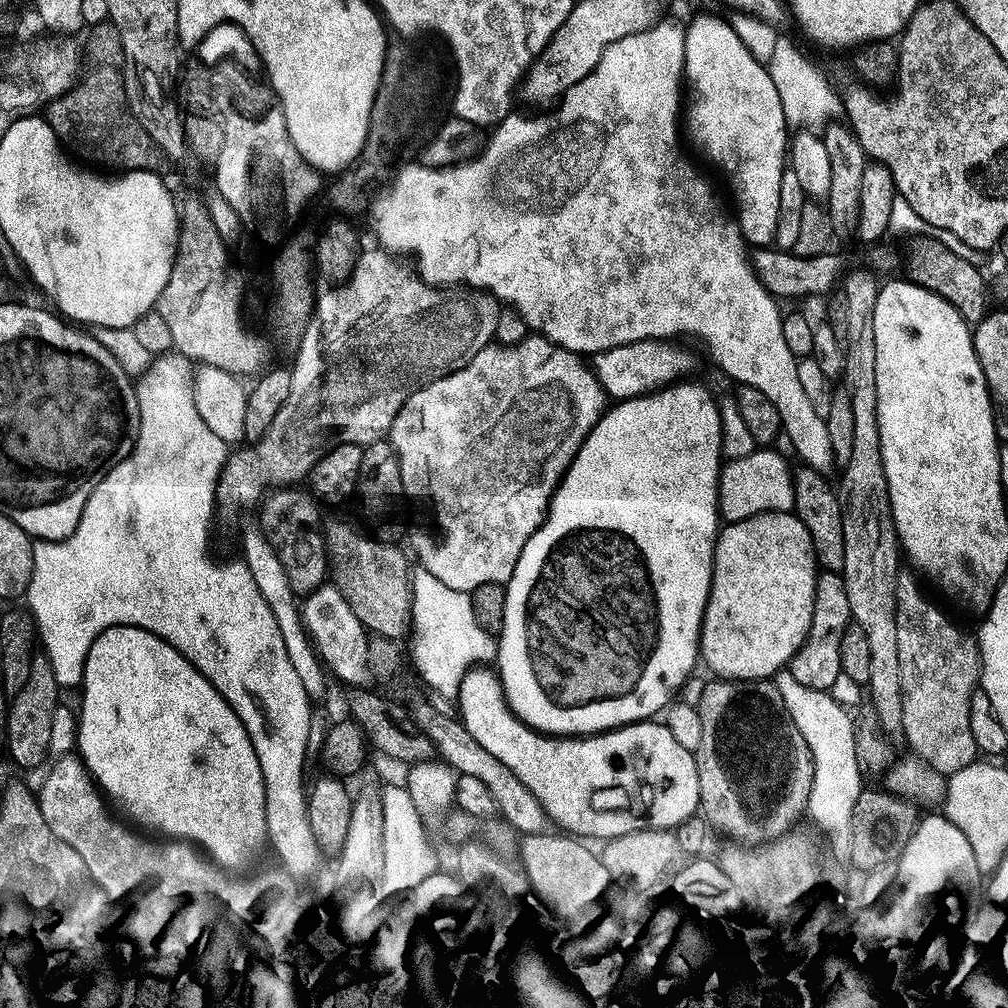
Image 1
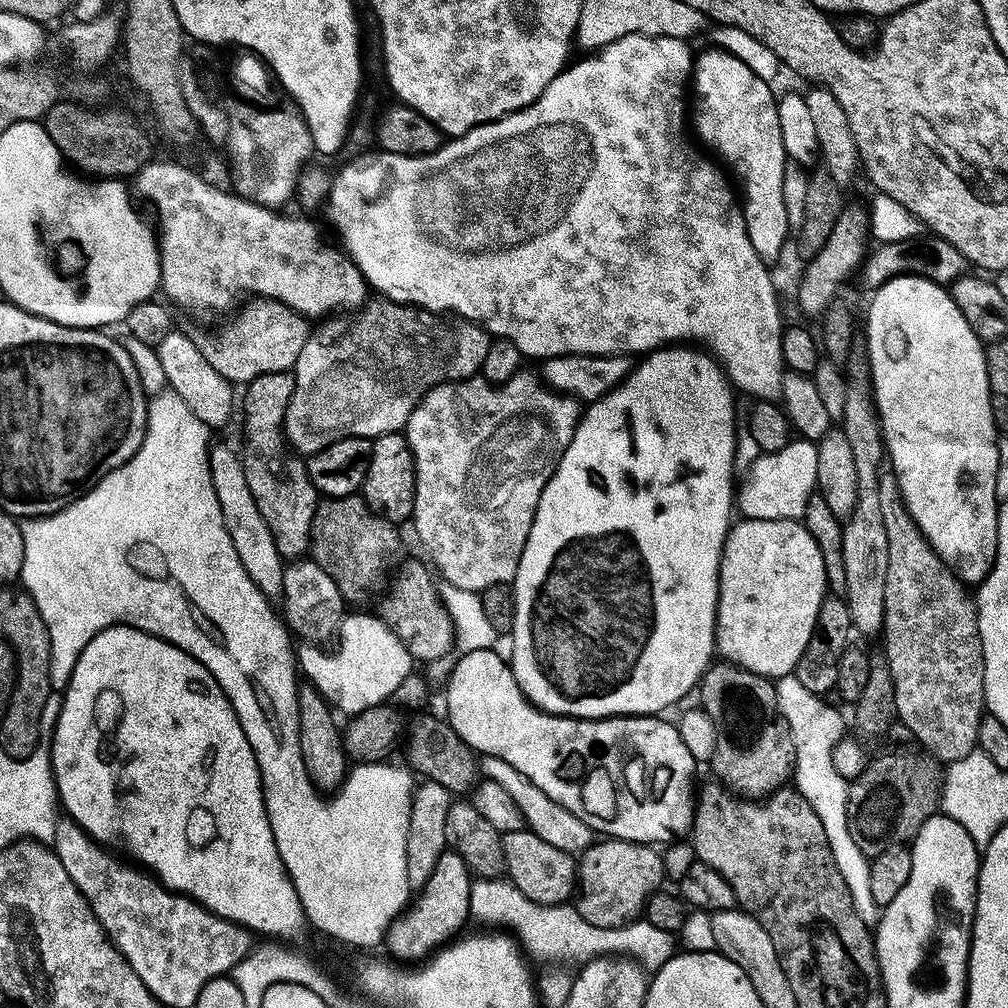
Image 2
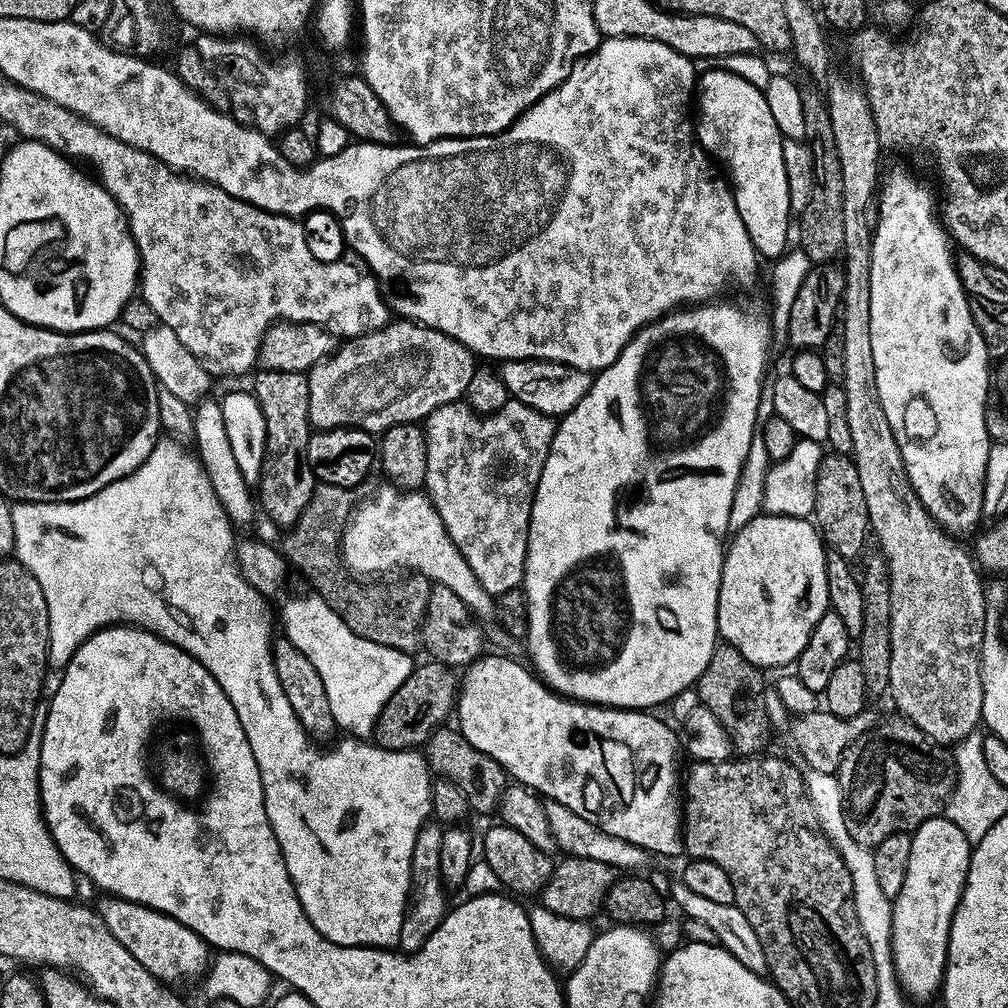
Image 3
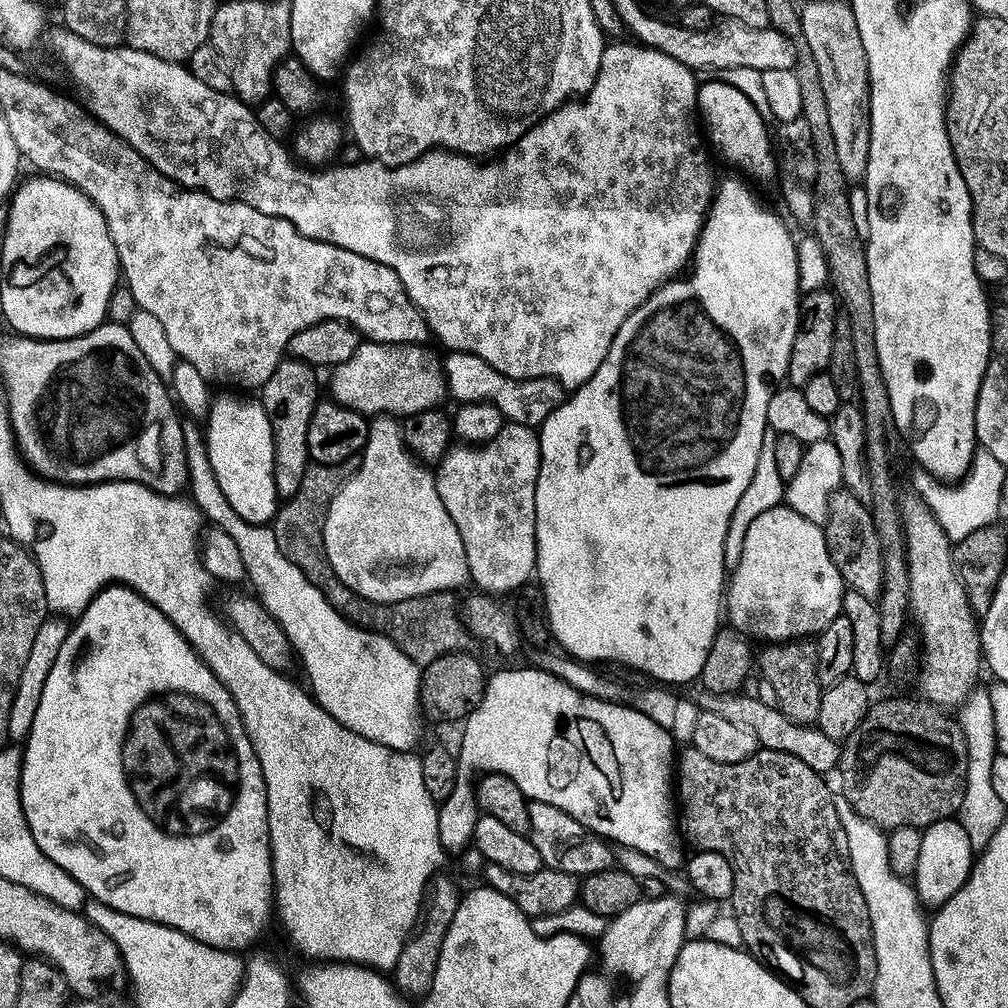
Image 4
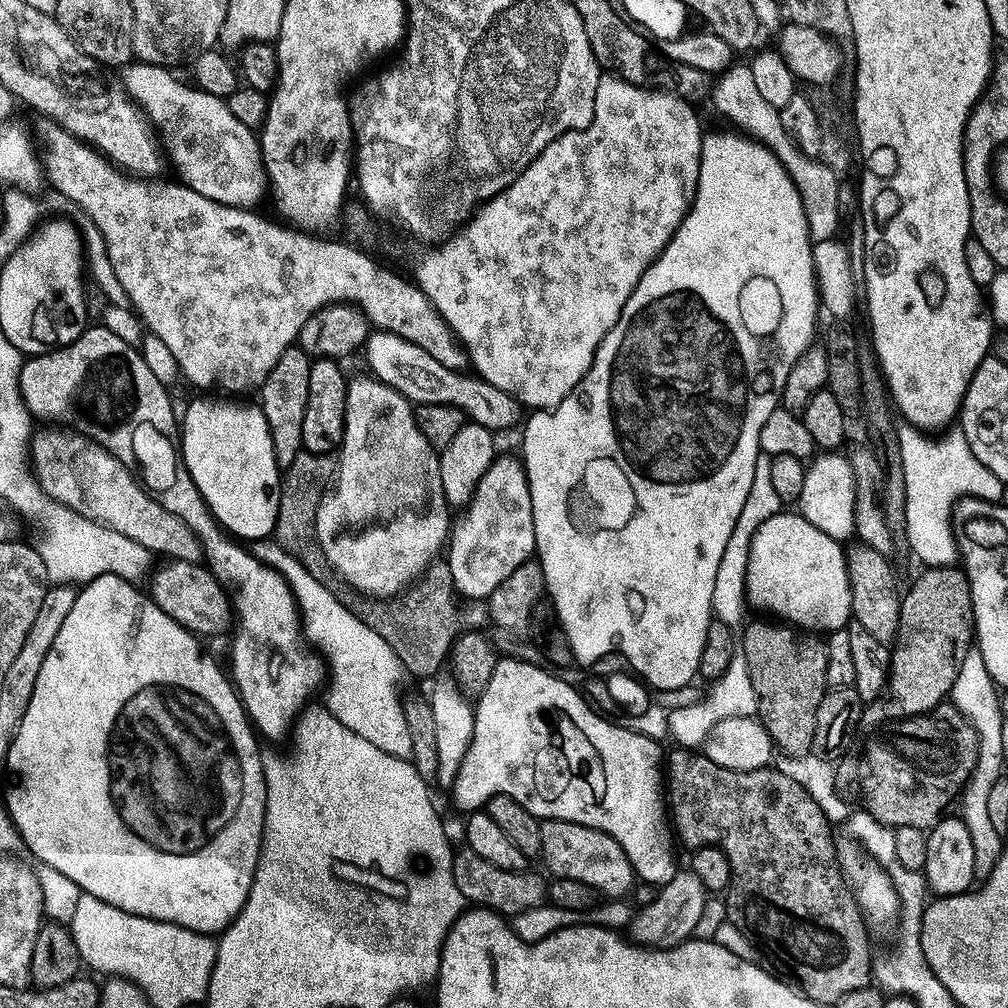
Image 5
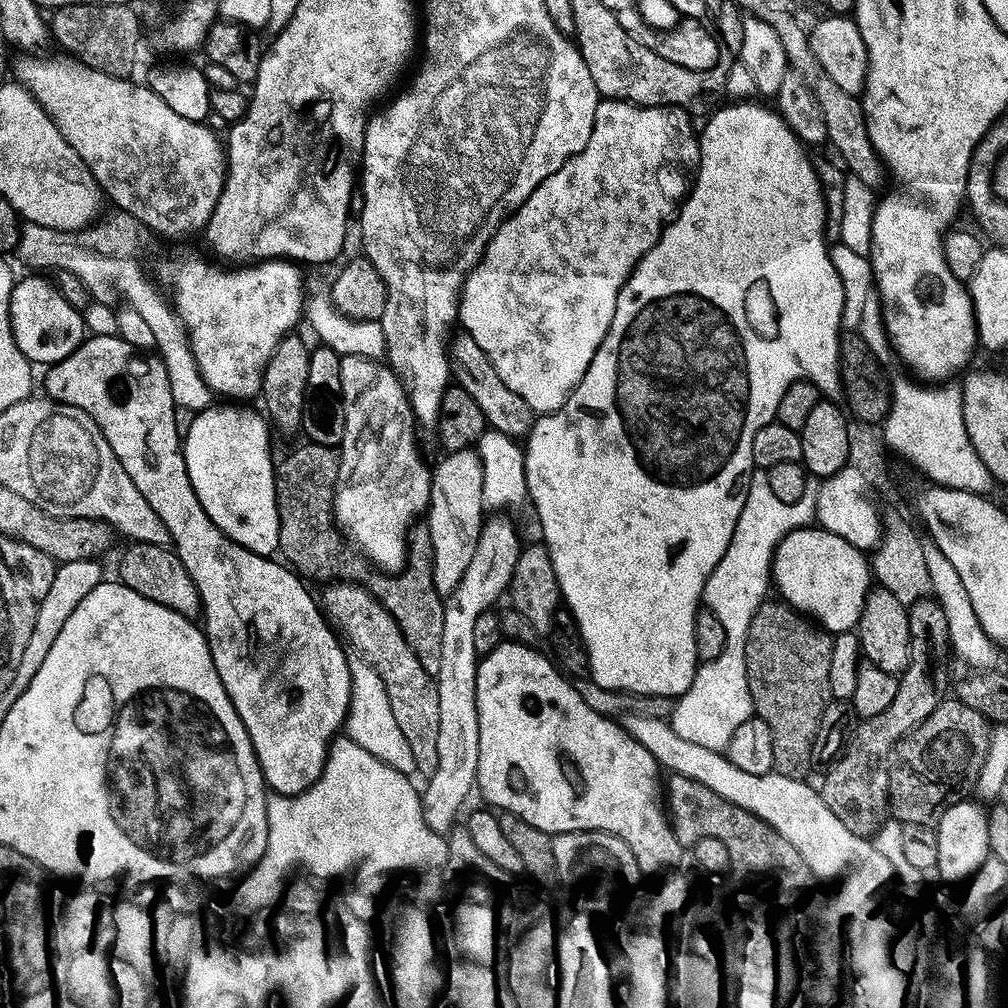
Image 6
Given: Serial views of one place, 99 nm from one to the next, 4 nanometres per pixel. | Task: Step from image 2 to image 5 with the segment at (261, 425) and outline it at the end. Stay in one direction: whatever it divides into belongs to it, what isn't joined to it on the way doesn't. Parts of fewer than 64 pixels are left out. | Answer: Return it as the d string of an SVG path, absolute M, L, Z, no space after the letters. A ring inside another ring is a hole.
M299 346L288 348L274 362L274 370L266 378L266 382L258 390L258 407L264 411L266 426L270 430L270 438L274 446L274 458L281 469L292 467L294 458L304 447L302 442L302 417L306 415L306 394L310 394L310 366L312 360L307 352Z

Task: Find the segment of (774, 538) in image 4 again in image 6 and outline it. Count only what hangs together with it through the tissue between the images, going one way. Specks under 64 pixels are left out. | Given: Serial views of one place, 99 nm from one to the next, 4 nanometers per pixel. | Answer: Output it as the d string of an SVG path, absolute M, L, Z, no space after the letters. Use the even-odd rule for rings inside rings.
M809 526L807 528L796 528L790 534L786 534L782 538L782 542L776 548L776 553L772 555L772 574L771 579L774 581L774 588L781 592L779 594L785 604L791 605L804 616L811 618L821 628L829 633L850 632L857 627L859 616L862 614L864 600L867 598L870 591L870 560L861 549L850 546L850 542L846 542L846 538L838 538L838 534L830 534L825 528L819 526Z

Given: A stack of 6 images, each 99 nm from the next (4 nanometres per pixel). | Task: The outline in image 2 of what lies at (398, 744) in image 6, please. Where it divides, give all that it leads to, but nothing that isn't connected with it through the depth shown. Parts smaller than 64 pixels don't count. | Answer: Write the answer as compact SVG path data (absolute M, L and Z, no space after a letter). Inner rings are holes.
M352 614L345 615L338 627L338 648L336 654L324 652L313 643L303 643L296 650L297 665L299 671L304 675L309 683L312 683L317 690L334 705L346 713L346 716L353 716L361 713L362 710L369 709L370 706L383 703L393 697L402 682L413 673L414 659L408 652L406 646L391 632L388 625L379 615L373 614Z

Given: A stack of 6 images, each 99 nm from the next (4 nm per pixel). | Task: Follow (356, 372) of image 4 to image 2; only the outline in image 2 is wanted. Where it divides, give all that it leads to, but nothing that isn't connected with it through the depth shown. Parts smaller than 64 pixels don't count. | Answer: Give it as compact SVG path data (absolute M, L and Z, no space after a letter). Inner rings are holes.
M383 298L369 299L349 324L344 316L347 315L336 314L317 323L320 325L311 329L306 346L302 346L302 352L298 354L294 394L284 415L284 439L293 452L304 458L347 436L375 438L401 431L424 393L439 384L469 380L477 375L493 342L493 337L475 320L449 318Z

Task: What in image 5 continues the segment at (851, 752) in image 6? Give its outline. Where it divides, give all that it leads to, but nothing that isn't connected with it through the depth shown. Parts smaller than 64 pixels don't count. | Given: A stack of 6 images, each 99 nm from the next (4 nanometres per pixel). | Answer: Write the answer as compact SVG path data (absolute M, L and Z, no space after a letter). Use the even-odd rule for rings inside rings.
M963 567L923 569L924 573L903 589L900 621L891 645L892 661L888 685L877 700L867 701L860 713L859 727L879 729L893 720L921 716L949 699L958 666L974 644L972 595Z

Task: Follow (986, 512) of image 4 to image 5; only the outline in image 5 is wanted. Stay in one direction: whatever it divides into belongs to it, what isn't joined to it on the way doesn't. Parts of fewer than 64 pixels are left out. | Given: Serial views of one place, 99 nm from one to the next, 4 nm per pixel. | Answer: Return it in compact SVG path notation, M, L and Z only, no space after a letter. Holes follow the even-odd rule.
M904 422L897 427L896 437L902 454L902 474L906 488L906 530L908 548L929 568L950 568L957 563L956 534L952 530L952 510L957 500L977 496L980 500L1000 502L1005 499L1002 483L970 450L964 431L952 426L935 440L935 435Z

